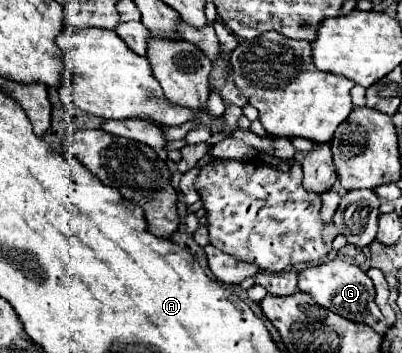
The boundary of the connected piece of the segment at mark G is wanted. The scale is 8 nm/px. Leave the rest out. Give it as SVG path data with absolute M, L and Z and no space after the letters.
M330 260L324 264L316 264L316 266L308 266L298 274L298 288L306 294L310 294L320 306L342 314L344 318L352 320L352 322L360 322L370 326L372 330L376 330L378 334L386 332L386 320L380 312L380 308L374 302L374 286L372 280L366 276L366 272L346 260Z

